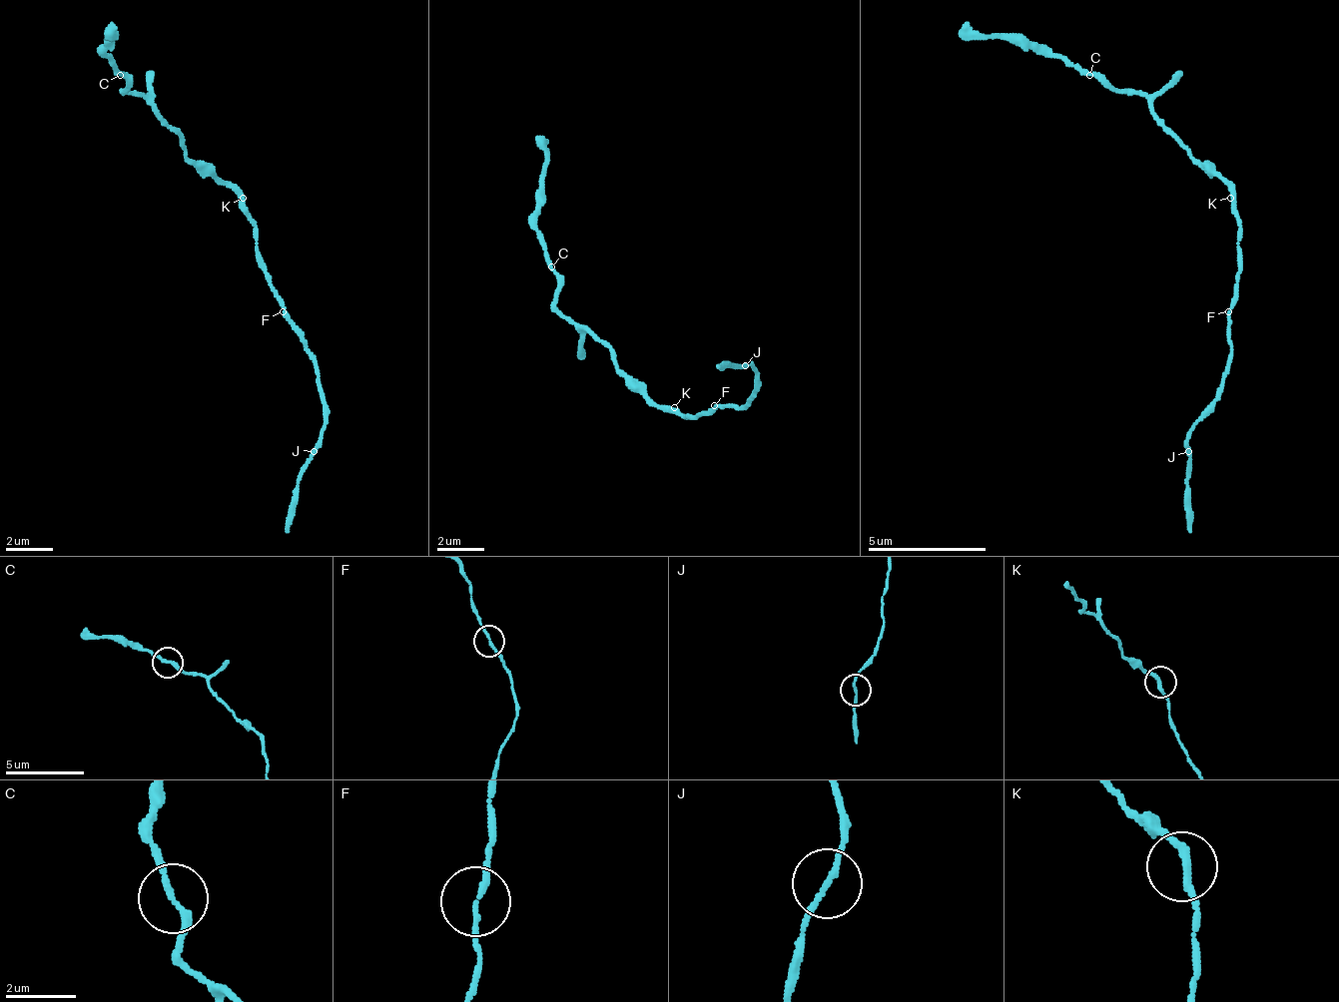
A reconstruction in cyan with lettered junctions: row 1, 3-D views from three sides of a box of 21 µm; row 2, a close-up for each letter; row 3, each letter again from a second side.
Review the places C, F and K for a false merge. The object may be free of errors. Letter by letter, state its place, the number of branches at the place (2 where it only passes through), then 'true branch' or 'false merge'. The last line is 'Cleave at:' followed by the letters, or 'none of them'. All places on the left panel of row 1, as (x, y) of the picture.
C: at (120, 75); 2 branches meet; true branch
F: at (283, 311); 2 branches meet; true branch
K: at (243, 198); 2 branches meet; true branch
Cleave at: none of them

